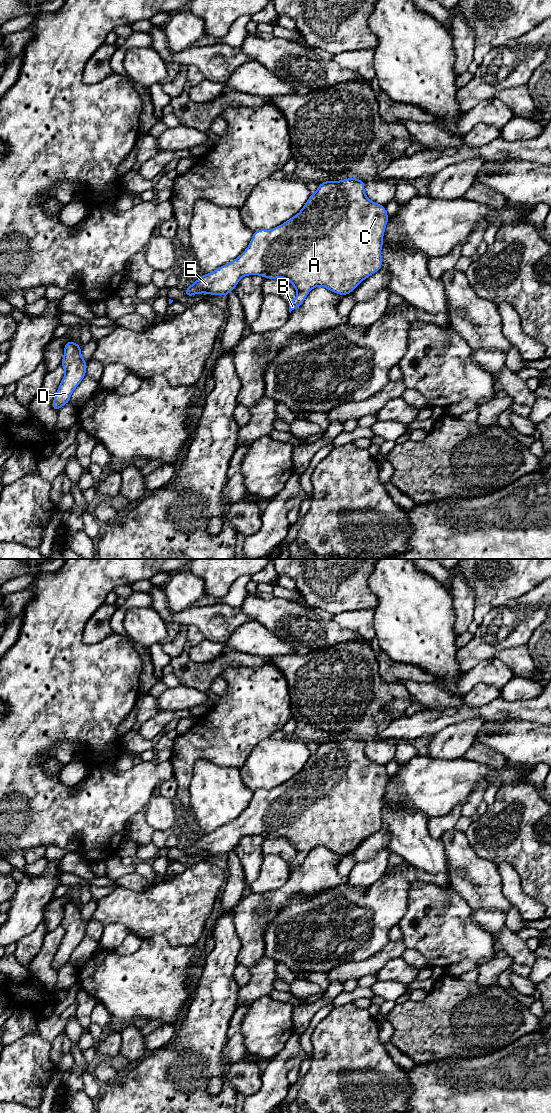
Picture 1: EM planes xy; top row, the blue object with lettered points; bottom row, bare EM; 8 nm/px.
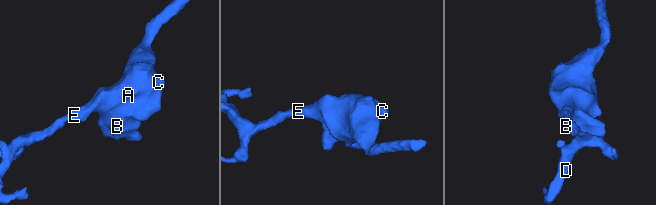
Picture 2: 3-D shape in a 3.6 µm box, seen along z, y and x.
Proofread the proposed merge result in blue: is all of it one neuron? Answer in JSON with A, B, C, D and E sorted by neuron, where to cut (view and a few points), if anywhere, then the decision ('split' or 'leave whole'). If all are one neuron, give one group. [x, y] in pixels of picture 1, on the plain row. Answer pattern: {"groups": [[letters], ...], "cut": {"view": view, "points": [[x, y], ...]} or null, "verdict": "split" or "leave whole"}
{"groups": [["A", "B", "C", "D", "E"]], "cut": null, "verdict": "leave whole"}

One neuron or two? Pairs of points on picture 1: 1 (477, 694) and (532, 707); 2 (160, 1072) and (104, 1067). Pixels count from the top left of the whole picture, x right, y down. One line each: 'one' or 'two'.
1: two
2: two

